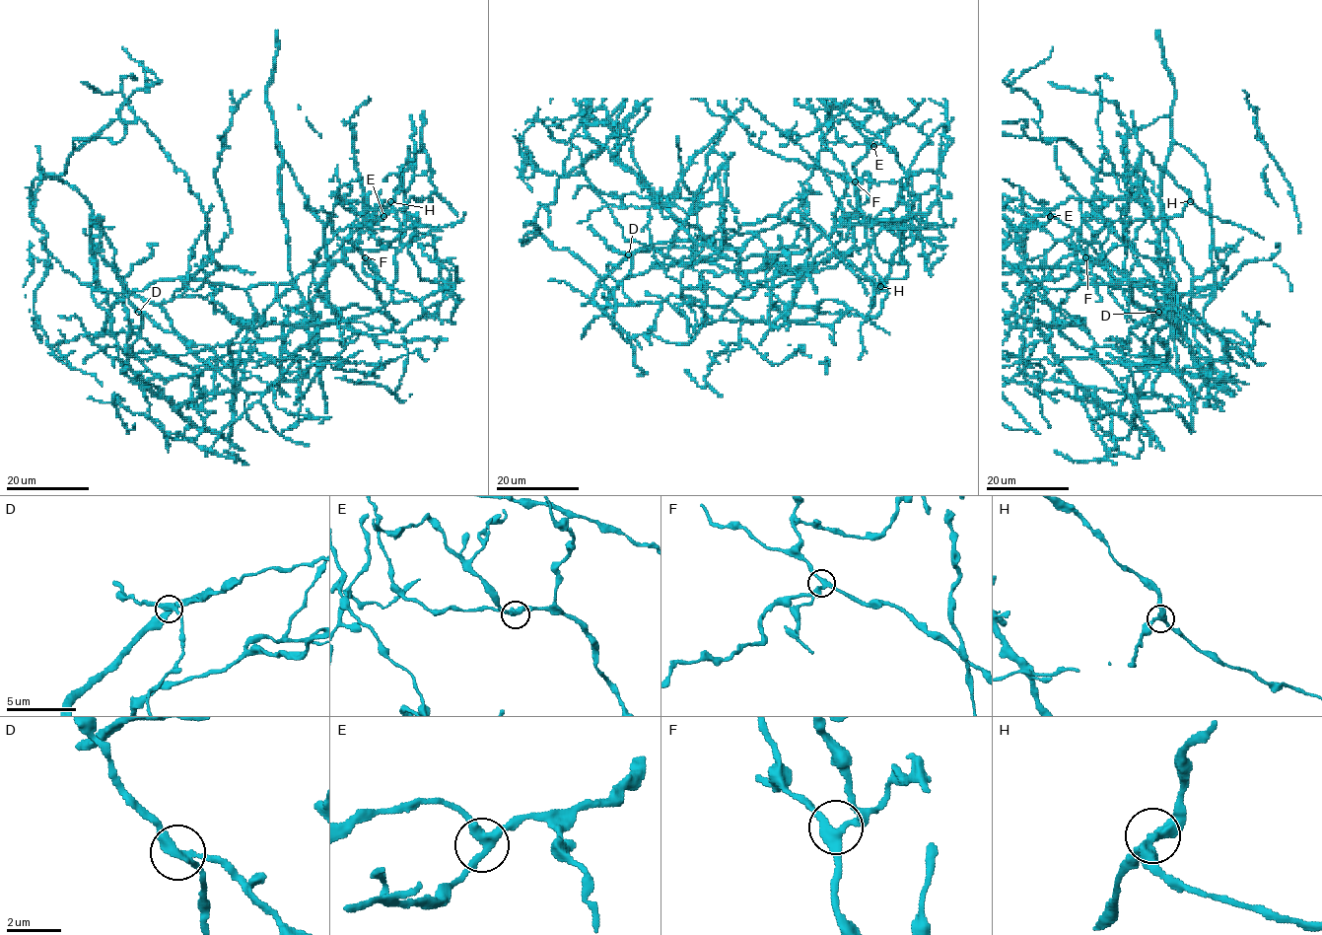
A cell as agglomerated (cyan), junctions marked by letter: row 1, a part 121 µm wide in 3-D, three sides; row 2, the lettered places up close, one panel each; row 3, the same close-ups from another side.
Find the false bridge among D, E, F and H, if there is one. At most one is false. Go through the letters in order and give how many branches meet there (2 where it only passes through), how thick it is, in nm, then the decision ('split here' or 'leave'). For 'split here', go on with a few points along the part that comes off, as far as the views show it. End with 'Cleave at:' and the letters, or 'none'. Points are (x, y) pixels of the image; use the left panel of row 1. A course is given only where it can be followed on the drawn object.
D: 3 branches meet; 280 nm thick; split here; foreign part runs (138, 312), (168, 331), (207, 345), (227, 366), (264, 382), (274, 392), (274, 403), (288, 413), (330, 417)
E: 3 branches meet; 320 nm thick; leave
F: 3 branches meet; 280 nm thick; leave
H: 3 branches meet; 300 nm thick; leave
Cleave at: D

